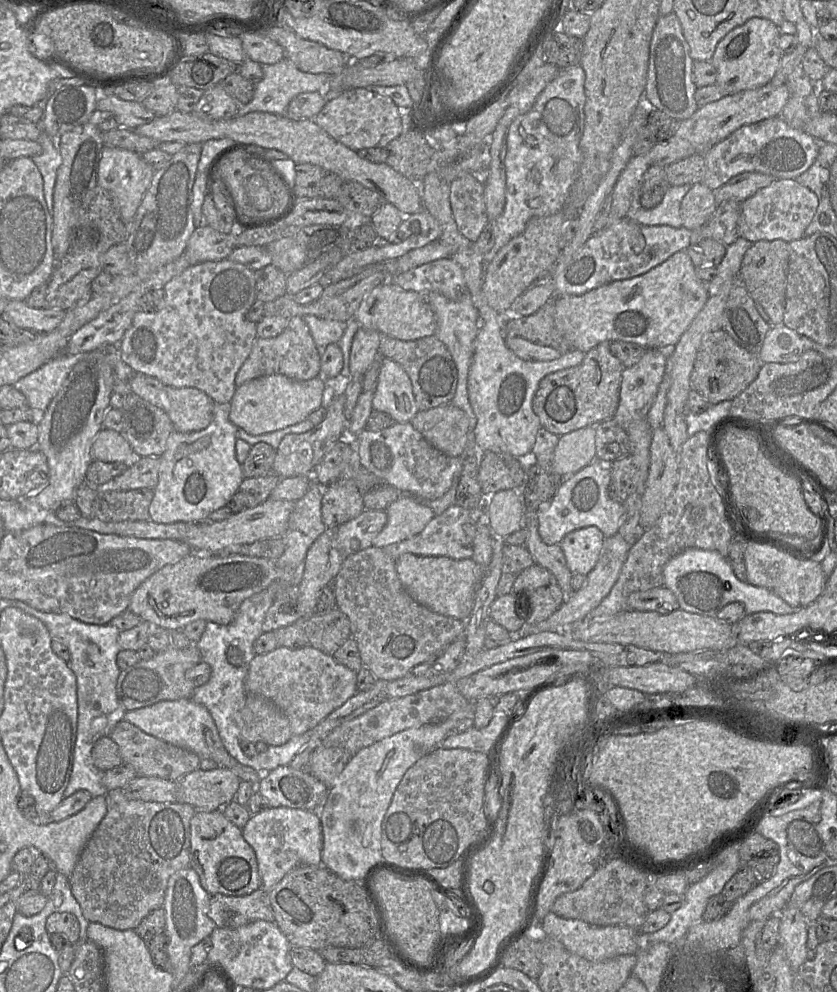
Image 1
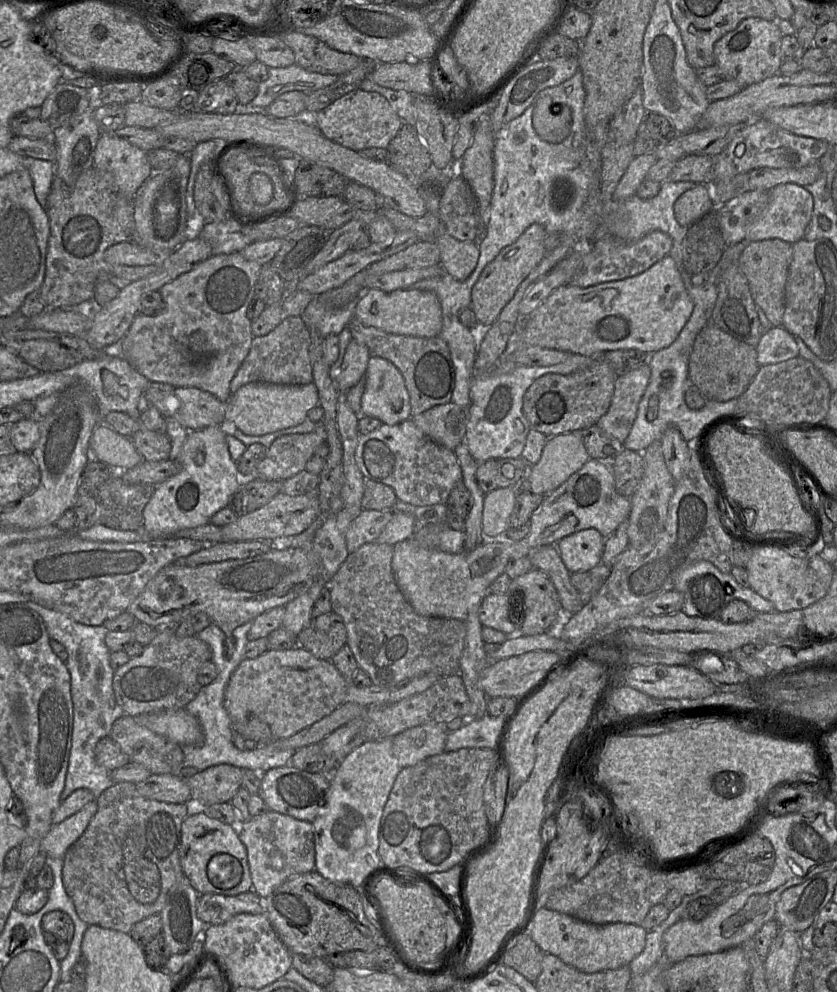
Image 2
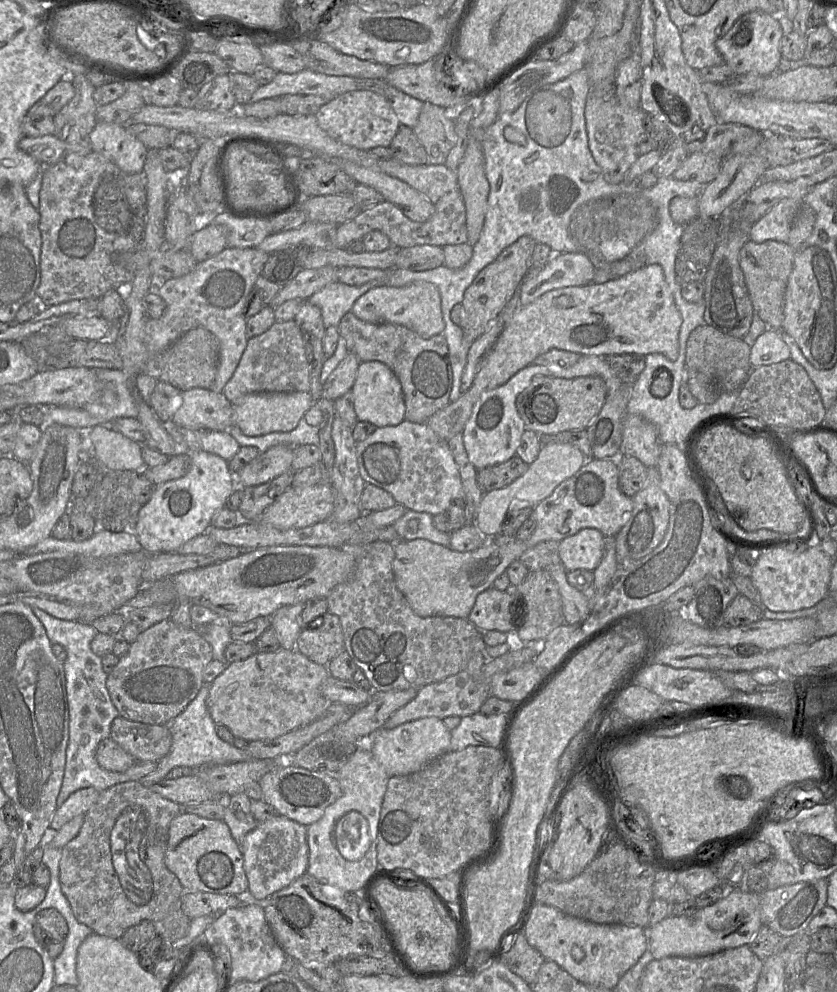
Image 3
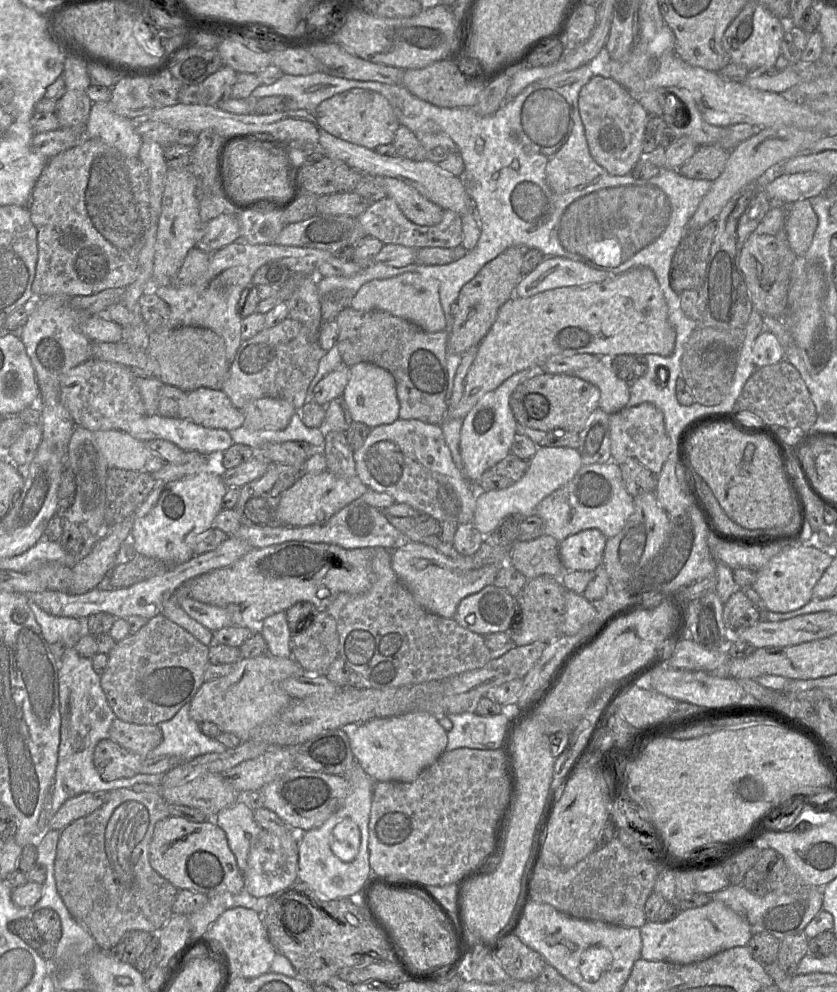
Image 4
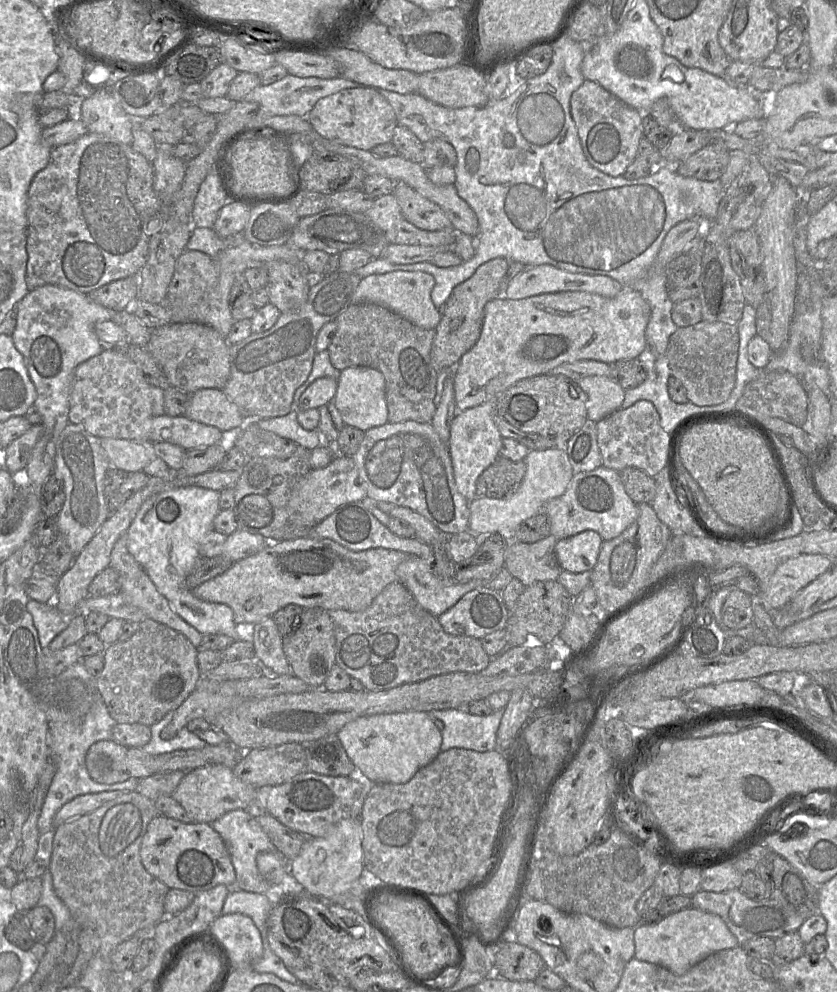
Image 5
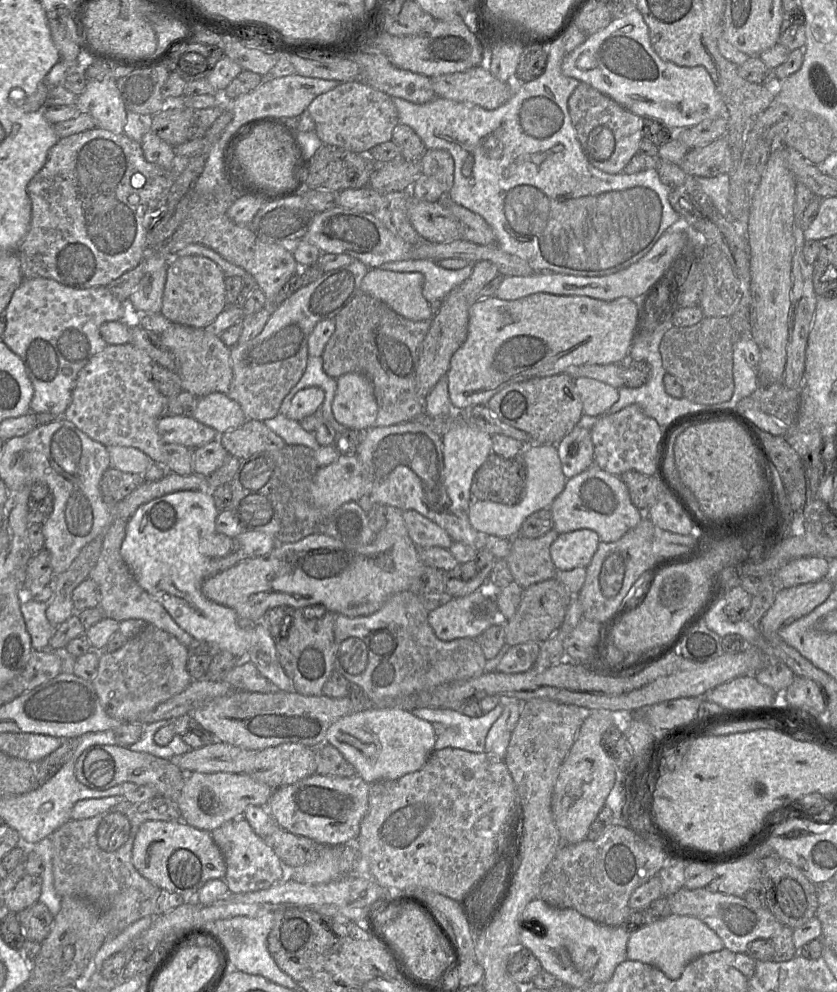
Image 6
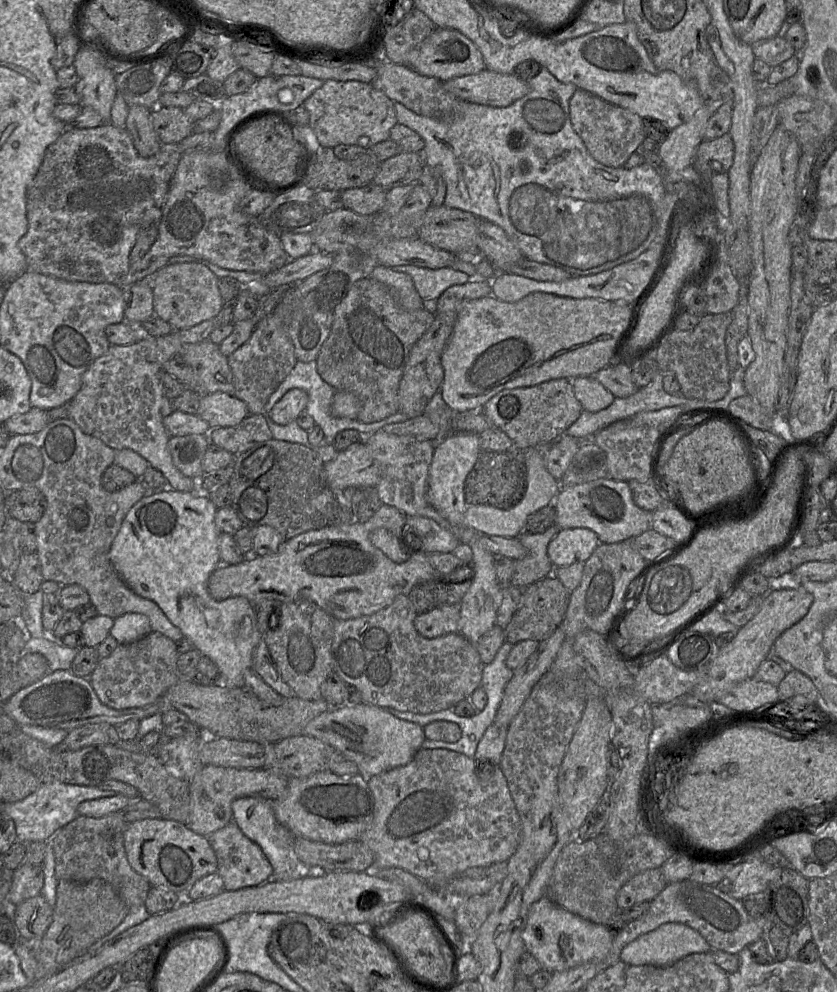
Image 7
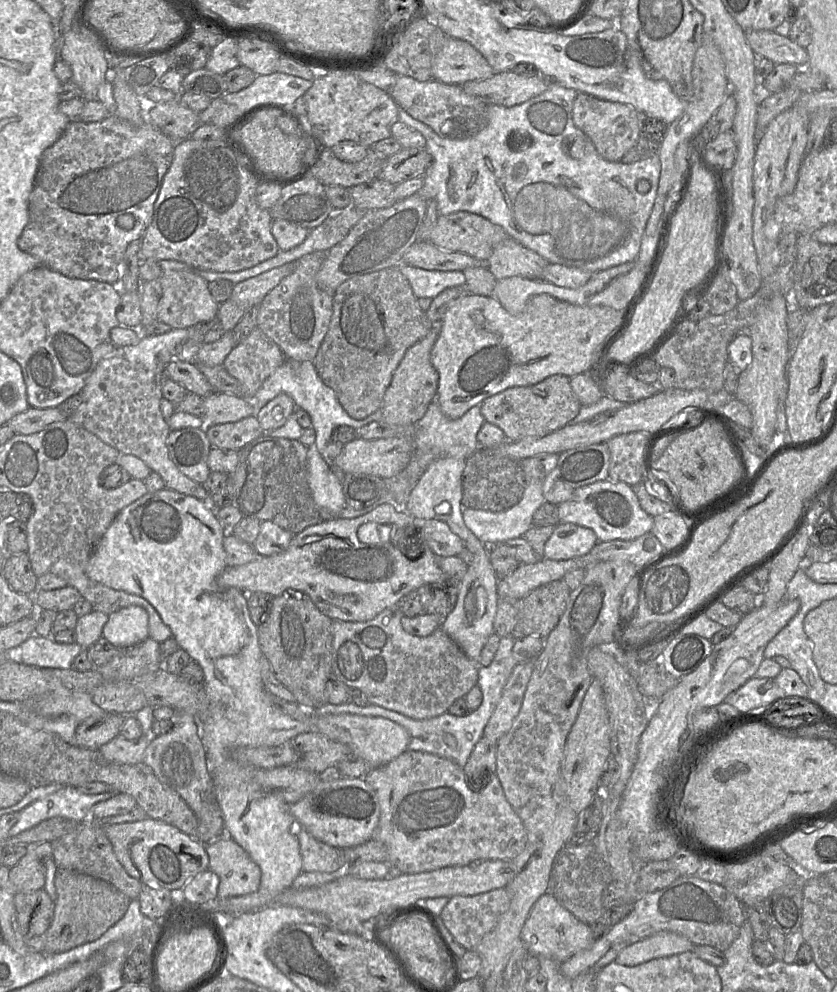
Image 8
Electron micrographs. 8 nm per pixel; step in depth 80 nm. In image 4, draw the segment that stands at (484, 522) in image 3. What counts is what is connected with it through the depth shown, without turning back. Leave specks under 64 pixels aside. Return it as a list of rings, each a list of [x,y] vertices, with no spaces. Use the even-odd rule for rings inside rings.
[[[538,447],[534,456],[528,461],[528,469],[520,480],[505,489],[477,493],[472,523],[483,536],[486,536],[493,532],[507,516],[525,518],[534,514],[538,504],[568,483],[582,466],[578,449]]]

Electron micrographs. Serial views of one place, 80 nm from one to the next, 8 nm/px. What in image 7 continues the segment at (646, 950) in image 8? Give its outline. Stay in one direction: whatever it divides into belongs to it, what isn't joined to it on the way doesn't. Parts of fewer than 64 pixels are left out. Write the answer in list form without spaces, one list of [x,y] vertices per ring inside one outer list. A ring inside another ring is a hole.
[[[670,922],[626,945],[621,951],[620,961],[633,966],[670,966],[689,954],[710,952],[711,949],[695,929]]]

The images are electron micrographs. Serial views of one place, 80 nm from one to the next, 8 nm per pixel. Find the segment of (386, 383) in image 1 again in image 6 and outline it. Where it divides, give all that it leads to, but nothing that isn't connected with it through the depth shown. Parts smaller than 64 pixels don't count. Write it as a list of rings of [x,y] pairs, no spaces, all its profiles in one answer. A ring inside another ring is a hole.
[[[359,373],[344,374],[337,381],[331,406],[336,421],[358,431],[375,427],[378,406],[372,382]]]

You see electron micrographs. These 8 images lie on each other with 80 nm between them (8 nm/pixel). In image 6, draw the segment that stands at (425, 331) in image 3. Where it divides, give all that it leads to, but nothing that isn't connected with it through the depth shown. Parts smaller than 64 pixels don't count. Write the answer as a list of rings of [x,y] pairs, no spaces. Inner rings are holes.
[[[370,268],[360,291],[388,305],[397,314],[413,321],[432,320],[434,313],[424,298],[424,276],[419,272],[396,272]]]

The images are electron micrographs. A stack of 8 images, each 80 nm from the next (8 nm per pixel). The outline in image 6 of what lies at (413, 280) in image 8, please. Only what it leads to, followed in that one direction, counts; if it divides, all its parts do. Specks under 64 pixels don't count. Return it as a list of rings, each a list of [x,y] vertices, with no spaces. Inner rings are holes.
[[[410,259],[387,262],[378,267],[396,272],[419,272],[424,276],[422,293],[429,302],[443,301],[452,289],[468,279],[475,263],[469,263],[459,270],[446,269],[437,261],[427,259]]]

